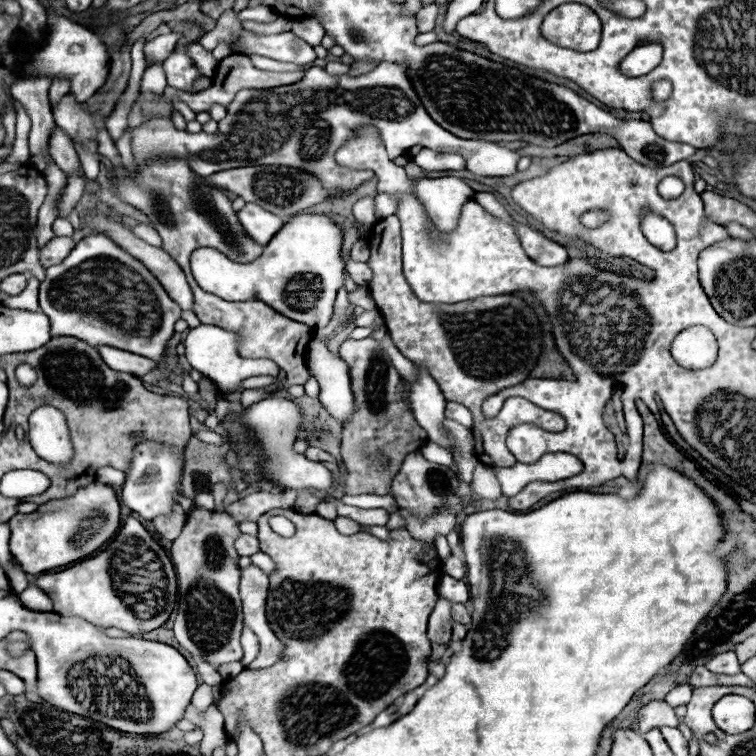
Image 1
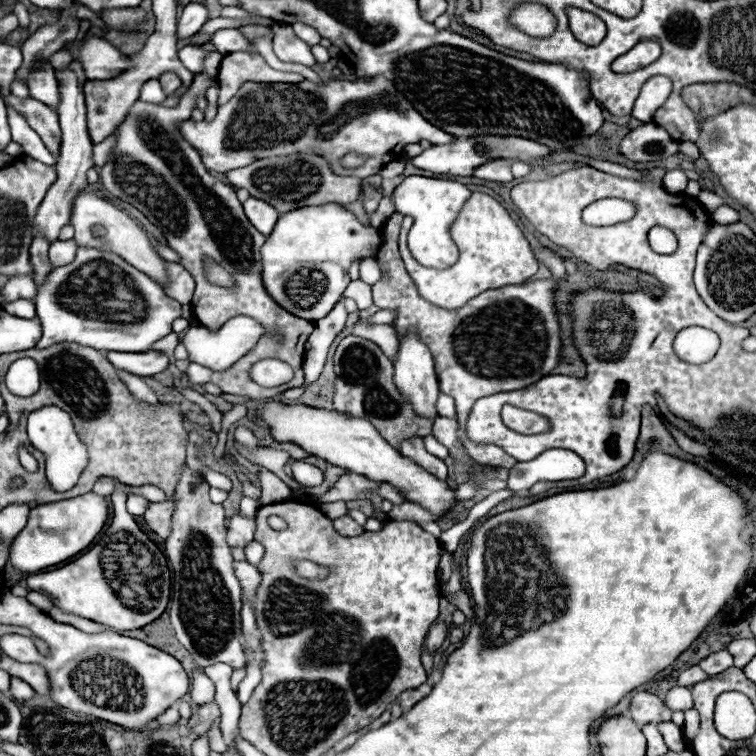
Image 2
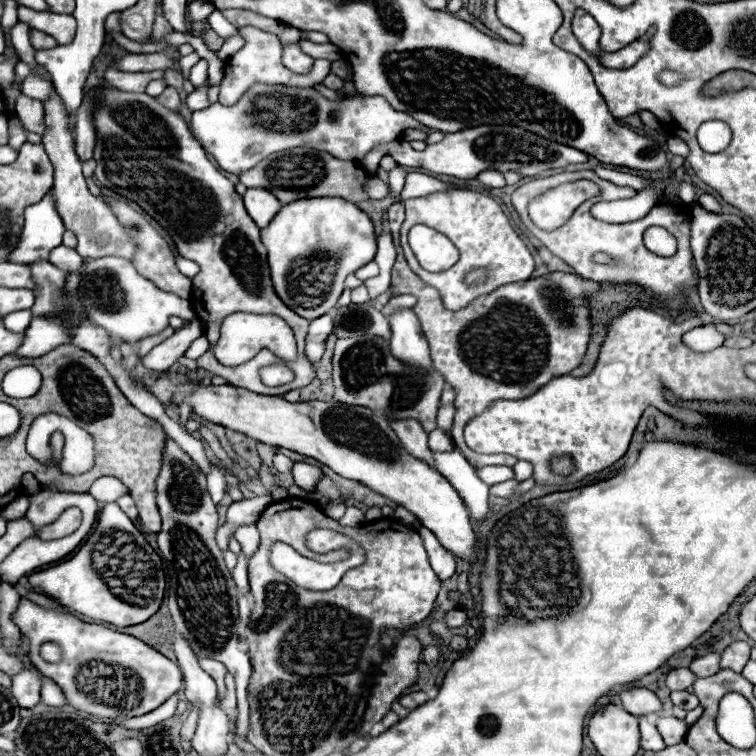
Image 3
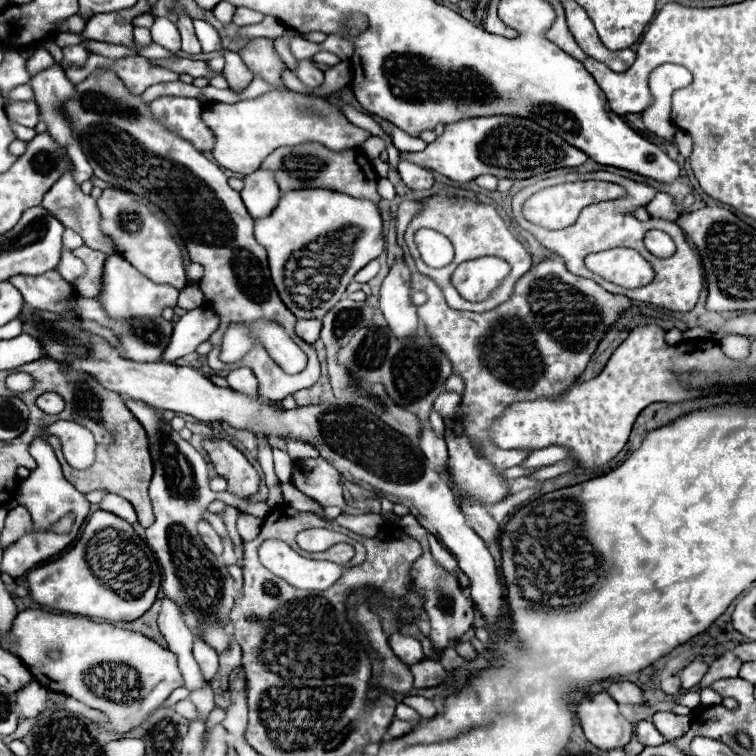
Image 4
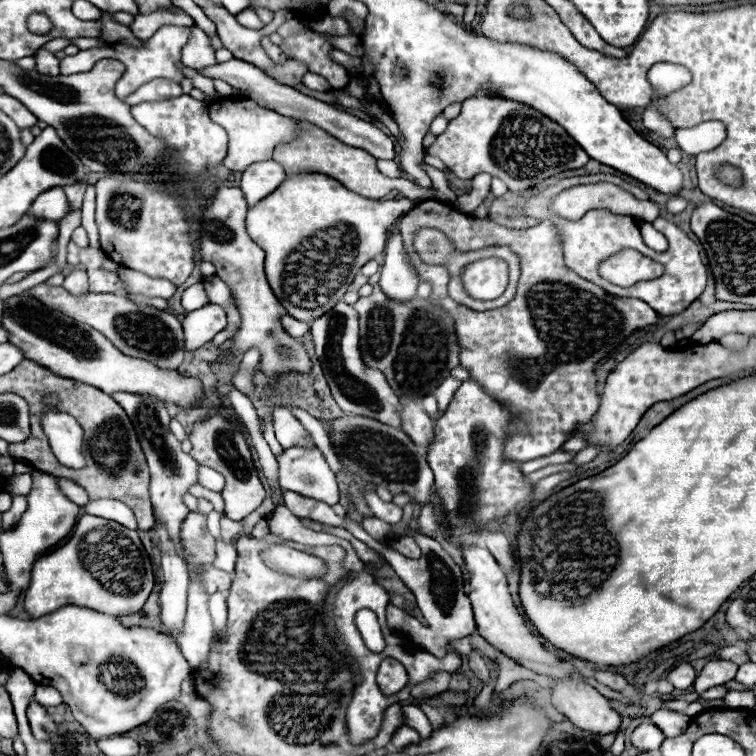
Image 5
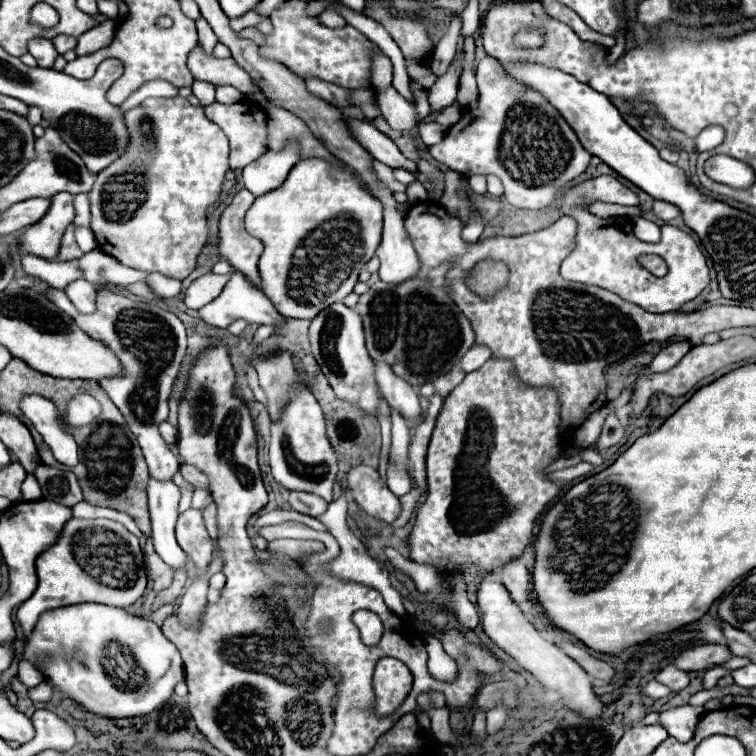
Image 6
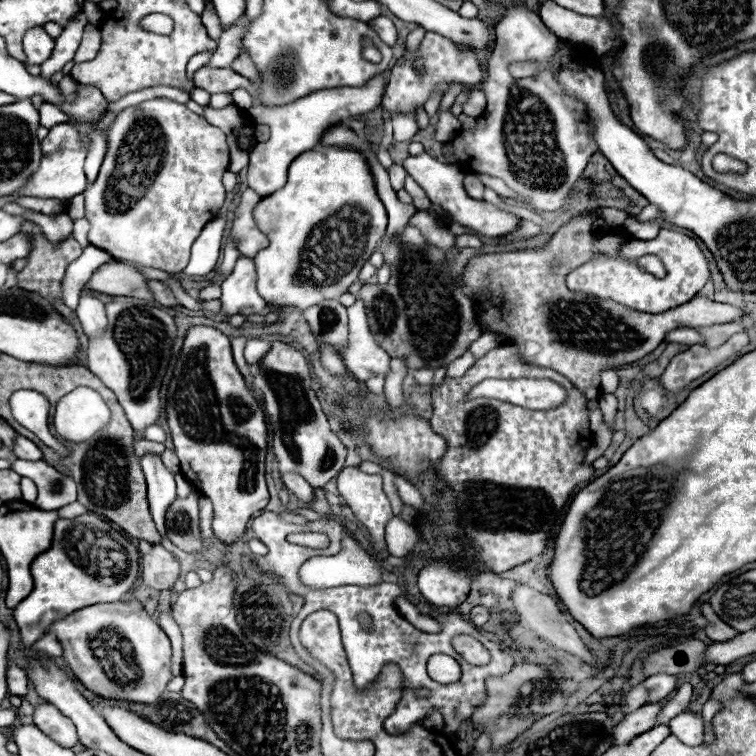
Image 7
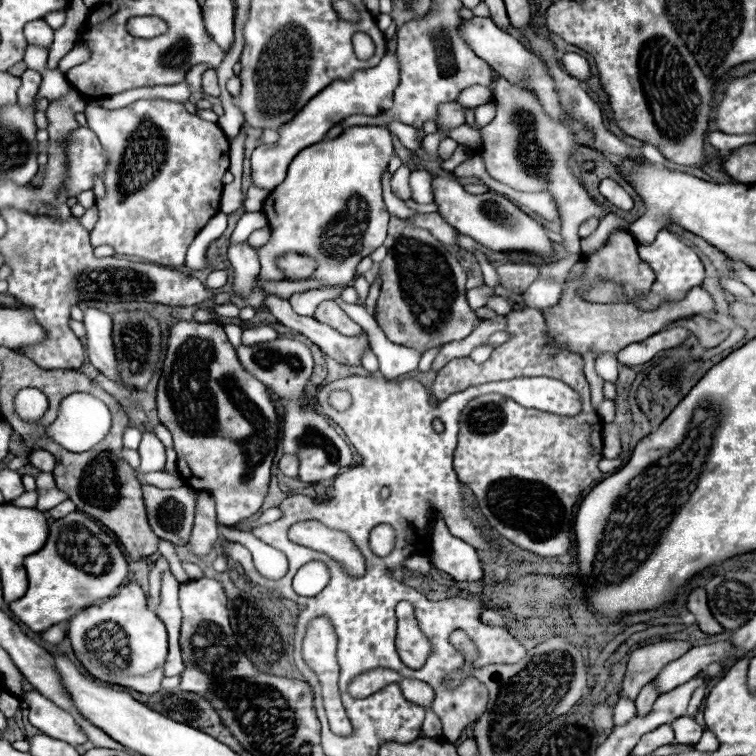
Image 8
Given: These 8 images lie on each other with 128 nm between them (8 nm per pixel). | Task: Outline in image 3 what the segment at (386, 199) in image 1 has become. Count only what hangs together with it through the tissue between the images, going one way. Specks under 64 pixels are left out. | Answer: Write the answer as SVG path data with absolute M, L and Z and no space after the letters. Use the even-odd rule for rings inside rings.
M408 172L406 174L406 186L404 186L400 198L410 200L410 198L436 194L436 192L452 192L452 190L458 190L458 186L446 184L446 182L432 178L432 176L422 176L420 172ZM414 226L408 234L416 260L430 272L442 272L458 262L458 248L440 232L428 226Z

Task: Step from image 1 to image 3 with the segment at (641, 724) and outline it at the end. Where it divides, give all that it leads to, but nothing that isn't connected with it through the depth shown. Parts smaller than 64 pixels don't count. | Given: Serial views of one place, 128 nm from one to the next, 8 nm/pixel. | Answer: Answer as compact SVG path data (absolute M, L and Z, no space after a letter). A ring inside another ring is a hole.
M630 688L620 694L622 706L626 712L634 716L644 716L644 714L662 714L662 702L658 696L646 688Z

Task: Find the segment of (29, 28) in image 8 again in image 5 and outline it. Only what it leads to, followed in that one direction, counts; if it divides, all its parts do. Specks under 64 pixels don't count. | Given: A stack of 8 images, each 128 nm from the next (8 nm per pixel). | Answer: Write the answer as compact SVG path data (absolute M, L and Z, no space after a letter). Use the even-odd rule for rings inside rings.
M38 50L38 54L36 54L36 70L40 72L40 74L44 74L44 76L58 76L60 74L60 68L58 68L58 58L52 54L52 52L48 52L48 50Z

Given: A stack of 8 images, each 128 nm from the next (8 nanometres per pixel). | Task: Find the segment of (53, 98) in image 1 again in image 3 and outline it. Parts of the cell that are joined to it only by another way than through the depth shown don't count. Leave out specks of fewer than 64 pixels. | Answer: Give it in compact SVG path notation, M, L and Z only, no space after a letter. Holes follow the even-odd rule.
M18 6L18 18L32 28L52 36L58 46L66 46L76 36L76 18L72 14L54 14L54 12L36 12L24 6Z

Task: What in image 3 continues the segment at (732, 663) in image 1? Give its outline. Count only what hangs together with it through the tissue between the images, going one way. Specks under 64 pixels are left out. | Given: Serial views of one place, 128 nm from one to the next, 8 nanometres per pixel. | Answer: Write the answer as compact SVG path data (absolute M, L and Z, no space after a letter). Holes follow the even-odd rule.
M706 654L706 656L700 656L696 658L692 664L690 664L690 670L694 670L694 674L698 678L706 678L706 676L712 676L720 670L720 654Z

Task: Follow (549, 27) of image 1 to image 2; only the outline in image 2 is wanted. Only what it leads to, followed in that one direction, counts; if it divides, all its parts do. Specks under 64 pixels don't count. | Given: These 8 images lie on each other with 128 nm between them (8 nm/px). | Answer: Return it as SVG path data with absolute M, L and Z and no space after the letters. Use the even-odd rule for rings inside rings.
M578 8L567 9L569 27L574 38L586 46L598 46L604 36L604 22L595 14Z

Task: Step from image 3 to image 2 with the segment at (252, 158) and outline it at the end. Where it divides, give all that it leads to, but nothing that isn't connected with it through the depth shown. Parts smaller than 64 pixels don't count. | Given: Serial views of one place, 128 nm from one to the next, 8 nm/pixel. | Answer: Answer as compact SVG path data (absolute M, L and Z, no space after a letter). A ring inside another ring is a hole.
M384 76L372 80L332 78L320 84L310 80L300 84L246 82L228 104L218 108L212 122L186 120L178 130L198 150L210 172L230 172L262 158L306 152L326 158L334 174L360 180L378 174L388 162L400 158L408 144L428 140L434 146L442 146L456 140L422 118L412 102ZM346 152L366 154L368 160L360 168L346 170L340 166L340 156Z

